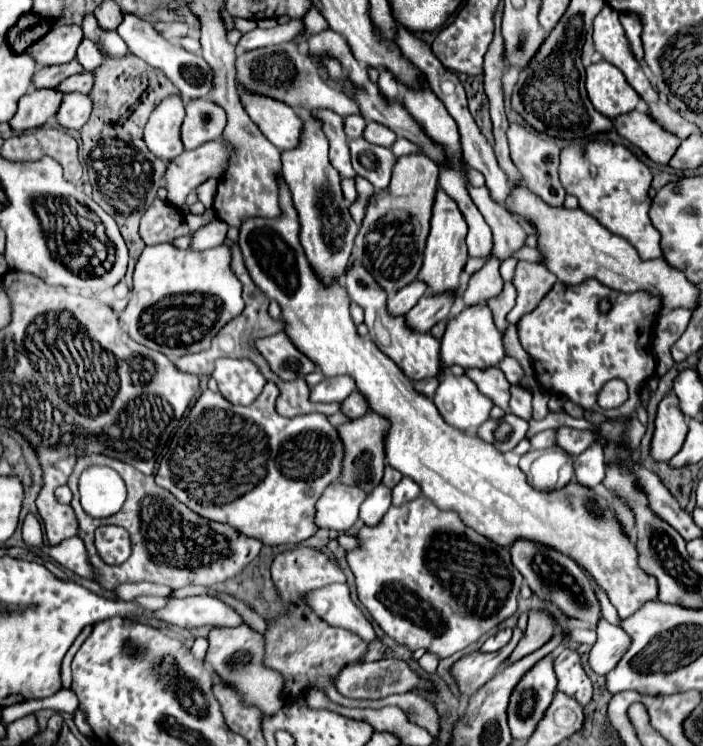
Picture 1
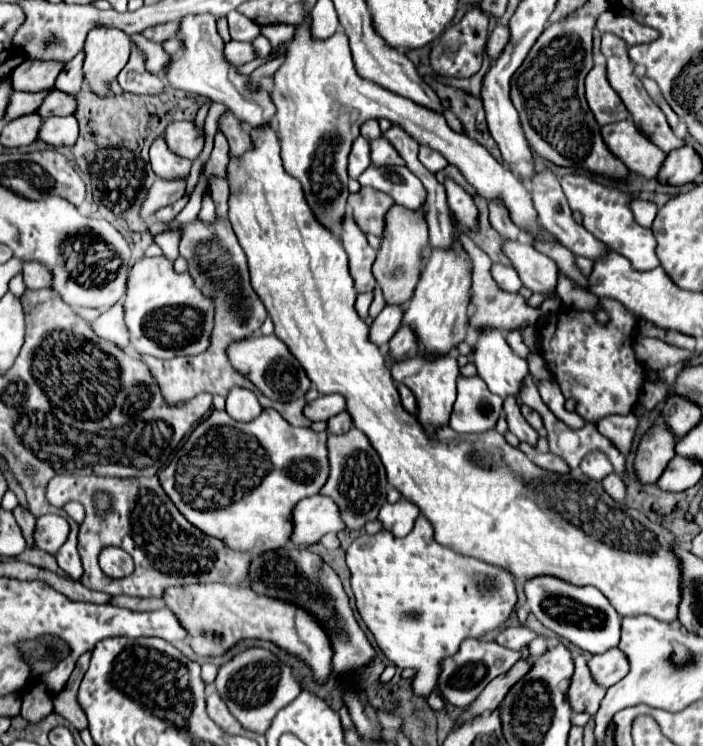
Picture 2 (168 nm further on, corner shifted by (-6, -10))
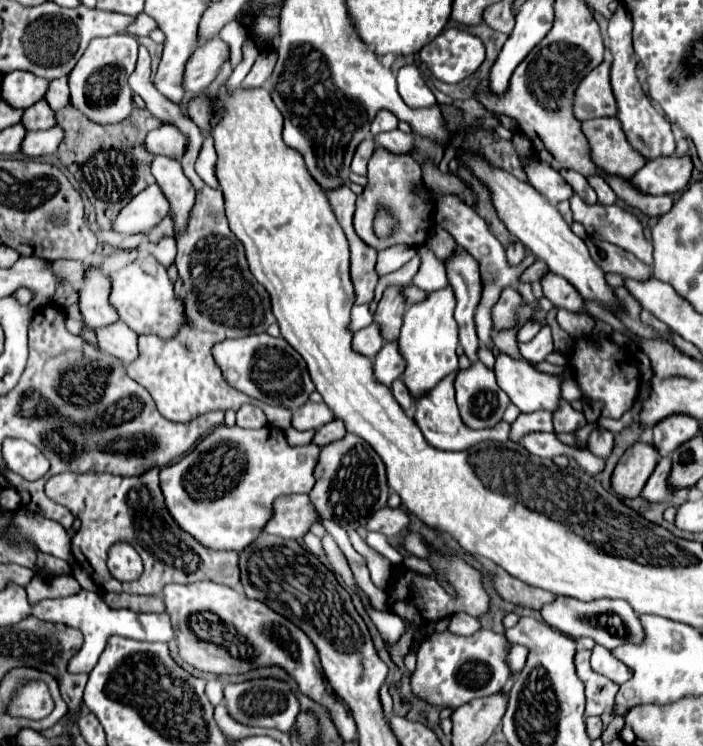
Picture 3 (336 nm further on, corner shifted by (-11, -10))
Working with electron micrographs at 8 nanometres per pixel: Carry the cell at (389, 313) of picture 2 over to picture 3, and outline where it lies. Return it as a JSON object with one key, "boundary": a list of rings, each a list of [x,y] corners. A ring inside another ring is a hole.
{"boundary":[[[372,322],[370,326],[358,330],[358,332],[354,334],[354,346],[356,346],[356,350],[358,350],[360,354],[364,354],[364,356],[368,356],[368,358],[374,358],[374,356],[380,352],[380,348],[384,346],[382,328],[380,328],[376,322]]]}

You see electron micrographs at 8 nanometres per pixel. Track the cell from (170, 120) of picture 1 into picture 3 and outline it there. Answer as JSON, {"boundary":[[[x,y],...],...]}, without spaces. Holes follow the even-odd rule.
{"boundary":[[[154,156],[152,174],[154,174],[158,186],[162,188],[162,192],[166,194],[166,198],[170,200],[170,206],[172,206],[170,212],[172,212],[176,232],[178,232],[186,226],[190,208],[194,206],[194,186],[186,178],[182,164],[174,158]]]}

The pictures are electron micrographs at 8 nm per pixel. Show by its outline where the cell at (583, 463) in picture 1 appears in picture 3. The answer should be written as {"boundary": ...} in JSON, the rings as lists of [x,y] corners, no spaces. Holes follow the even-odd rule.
{"boundary":[[[604,428],[594,430],[588,438],[588,450],[592,450],[592,454],[598,456],[598,458],[608,460],[608,456],[614,450],[614,436]]]}

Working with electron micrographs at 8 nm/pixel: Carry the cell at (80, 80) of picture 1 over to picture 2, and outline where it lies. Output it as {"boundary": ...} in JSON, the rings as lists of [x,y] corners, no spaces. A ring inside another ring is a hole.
{"boundary":[[[51,90],[43,98],[43,102],[41,102],[39,110],[37,110],[37,114],[41,118],[49,118],[49,116],[69,116],[73,112],[75,112],[75,100],[73,100],[73,96],[63,94],[59,90]]]}

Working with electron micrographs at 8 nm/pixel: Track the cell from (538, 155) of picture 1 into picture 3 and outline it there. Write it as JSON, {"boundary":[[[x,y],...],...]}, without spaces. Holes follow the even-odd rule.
{"boundary":[[[584,238],[584,242],[592,254],[592,260],[604,268],[604,272],[616,272],[634,280],[650,278],[650,266],[640,264],[640,260],[630,252],[612,246],[610,242],[598,242],[594,238]]]}

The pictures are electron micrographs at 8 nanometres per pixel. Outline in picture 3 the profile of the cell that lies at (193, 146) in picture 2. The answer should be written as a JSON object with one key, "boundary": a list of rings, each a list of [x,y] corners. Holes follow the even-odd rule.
{"boundary":[[[162,124],[160,128],[152,130],[146,138],[146,150],[150,154],[164,154],[168,158],[182,158],[188,148],[188,136],[172,124]]]}

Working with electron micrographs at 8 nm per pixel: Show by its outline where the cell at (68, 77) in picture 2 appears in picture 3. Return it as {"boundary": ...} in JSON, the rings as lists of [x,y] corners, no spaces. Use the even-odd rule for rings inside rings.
{"boundary":[[[68,76],[64,78],[56,78],[50,82],[48,94],[46,94],[48,104],[52,106],[52,110],[60,110],[64,106],[70,104],[70,90],[68,90]]]}

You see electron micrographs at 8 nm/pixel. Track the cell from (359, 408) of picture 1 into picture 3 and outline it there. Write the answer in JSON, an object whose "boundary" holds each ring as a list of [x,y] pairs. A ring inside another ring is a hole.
{"boundary":[[[336,418],[334,422],[324,424],[324,426],[316,432],[316,436],[314,436],[314,440],[312,440],[312,442],[316,442],[318,446],[326,446],[326,444],[330,444],[330,442],[334,442],[334,440],[344,438],[344,436],[346,436],[344,422],[342,422],[340,418]]]}

